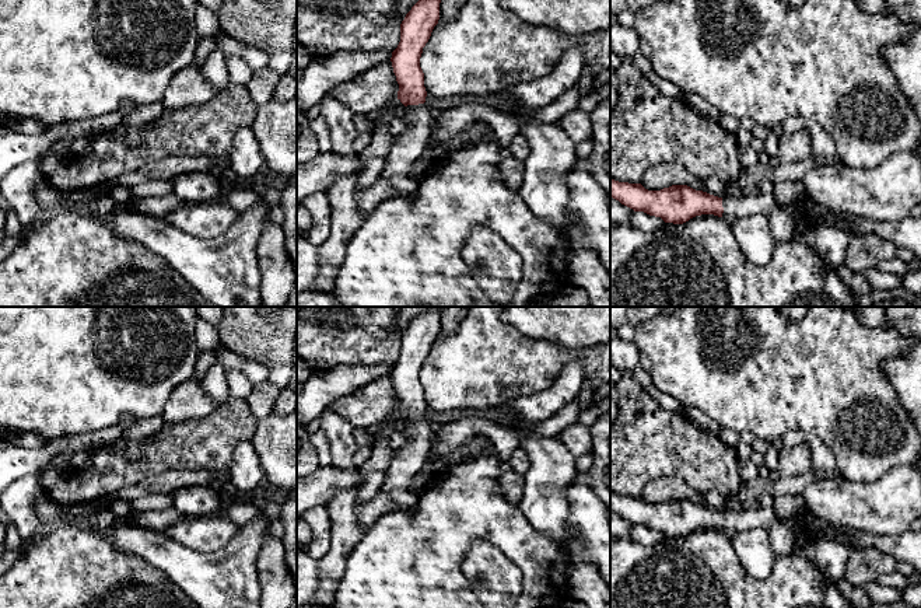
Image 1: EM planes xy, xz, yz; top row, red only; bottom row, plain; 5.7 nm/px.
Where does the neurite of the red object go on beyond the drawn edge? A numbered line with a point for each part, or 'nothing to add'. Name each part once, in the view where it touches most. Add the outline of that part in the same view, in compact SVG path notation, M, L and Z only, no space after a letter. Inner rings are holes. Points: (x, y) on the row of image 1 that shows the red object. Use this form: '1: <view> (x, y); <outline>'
1: xz (408, 147); M426 102L407 105L400 109L400 115L407 120L407 127L392 139L381 174L393 185L392 198L407 198L417 192L419 184L410 177L410 171L428 146L434 120Z

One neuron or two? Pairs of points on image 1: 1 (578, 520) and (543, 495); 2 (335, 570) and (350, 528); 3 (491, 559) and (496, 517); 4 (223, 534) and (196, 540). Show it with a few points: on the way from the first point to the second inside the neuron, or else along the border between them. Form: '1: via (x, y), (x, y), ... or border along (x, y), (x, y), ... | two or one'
1: border along (574, 481), (566, 491), (568, 507), (566, 545) | two
2: via (335, 561), (343, 538) | one
3: border along (462, 559), (475, 541), (486, 541), (518, 568) | two
4: via (216, 534), (203, 534) | one

